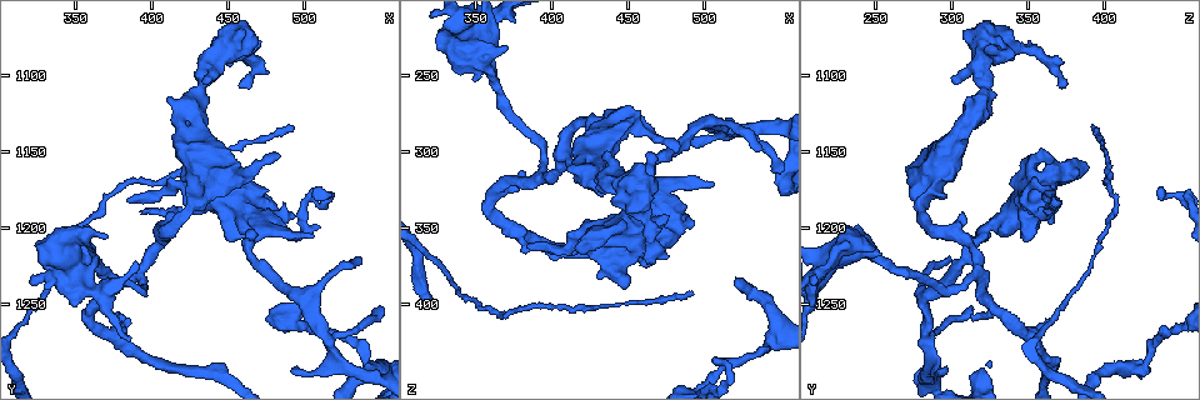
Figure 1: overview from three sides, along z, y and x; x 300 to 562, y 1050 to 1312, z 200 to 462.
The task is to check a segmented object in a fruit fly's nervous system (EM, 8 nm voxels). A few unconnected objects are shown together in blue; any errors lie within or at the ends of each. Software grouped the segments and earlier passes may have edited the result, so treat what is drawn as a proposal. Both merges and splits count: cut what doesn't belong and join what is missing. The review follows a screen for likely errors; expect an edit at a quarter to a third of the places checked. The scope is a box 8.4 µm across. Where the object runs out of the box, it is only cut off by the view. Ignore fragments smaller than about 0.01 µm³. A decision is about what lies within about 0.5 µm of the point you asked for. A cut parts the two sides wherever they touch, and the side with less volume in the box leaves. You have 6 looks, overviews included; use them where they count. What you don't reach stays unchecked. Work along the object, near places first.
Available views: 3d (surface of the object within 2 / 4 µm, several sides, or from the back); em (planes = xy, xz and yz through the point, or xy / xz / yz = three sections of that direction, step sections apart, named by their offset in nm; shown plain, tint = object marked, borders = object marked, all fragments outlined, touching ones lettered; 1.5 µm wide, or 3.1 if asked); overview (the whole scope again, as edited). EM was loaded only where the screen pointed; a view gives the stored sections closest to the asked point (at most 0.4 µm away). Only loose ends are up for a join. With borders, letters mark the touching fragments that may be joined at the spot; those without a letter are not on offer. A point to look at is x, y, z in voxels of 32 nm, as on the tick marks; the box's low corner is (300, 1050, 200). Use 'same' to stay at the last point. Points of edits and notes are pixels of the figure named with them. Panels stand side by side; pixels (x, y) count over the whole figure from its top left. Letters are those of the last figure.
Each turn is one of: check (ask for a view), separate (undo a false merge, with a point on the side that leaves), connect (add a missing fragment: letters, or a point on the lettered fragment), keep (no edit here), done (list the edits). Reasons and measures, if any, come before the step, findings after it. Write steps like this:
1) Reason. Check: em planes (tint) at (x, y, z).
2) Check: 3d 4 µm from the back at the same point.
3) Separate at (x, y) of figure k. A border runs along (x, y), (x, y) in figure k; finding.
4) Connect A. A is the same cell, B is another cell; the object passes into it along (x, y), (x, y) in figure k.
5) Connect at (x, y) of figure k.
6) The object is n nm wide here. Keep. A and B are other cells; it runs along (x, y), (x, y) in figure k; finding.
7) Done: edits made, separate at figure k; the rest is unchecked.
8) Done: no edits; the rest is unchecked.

Calibre changes. Check: 3d 4 µm from the back at (490, 1204, 320).

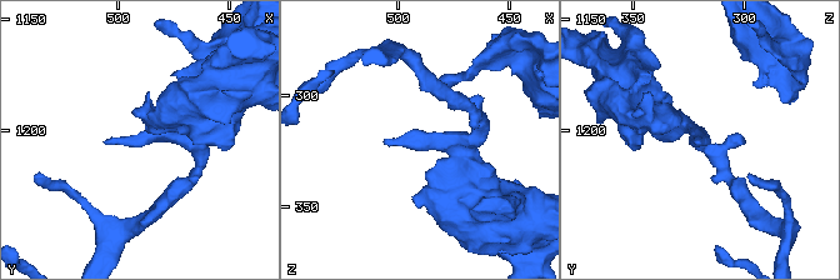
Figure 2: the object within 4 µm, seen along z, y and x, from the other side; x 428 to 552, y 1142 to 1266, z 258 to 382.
Now the EM. Check: em planes (borders) at (489, 1204, 321).

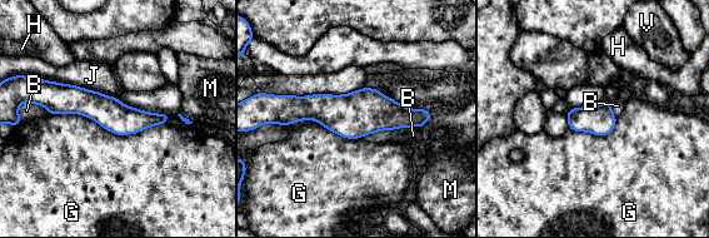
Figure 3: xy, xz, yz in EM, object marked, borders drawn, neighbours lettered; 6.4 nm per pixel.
The object is 190 nm wide here. Keep. B, G, H, J, M and V are other cells; it runs along (279, 112), (329, 110), (427, 115) in figure 3; all the same cell.

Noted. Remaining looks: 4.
Sharp bend. Check: em xy step 4 (plain) at (544, 1290, 424).

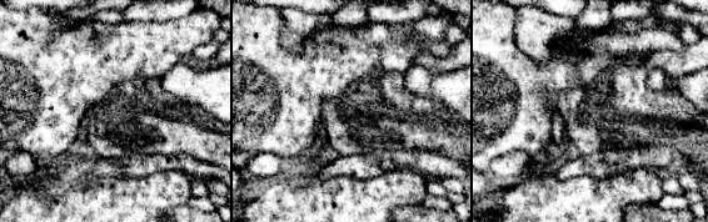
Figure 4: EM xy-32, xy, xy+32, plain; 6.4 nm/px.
Check: em xy step 4 (tint) at the same point.

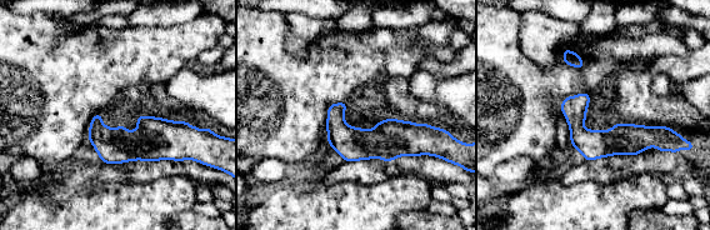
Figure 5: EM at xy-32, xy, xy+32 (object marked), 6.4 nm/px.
Check: em xy step 4 (borders) at the same point.

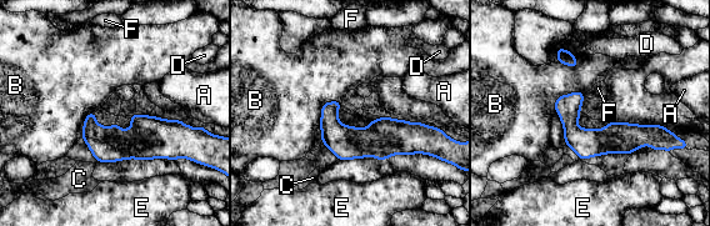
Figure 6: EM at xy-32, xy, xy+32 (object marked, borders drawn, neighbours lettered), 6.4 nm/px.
The object is 190 nm wide here; the longest contact is with B, 170 nm. Keep. A, B, C, D, E and F are other cells; all the same cell.

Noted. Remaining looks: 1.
Done: no edits; the rest is unchecked.

